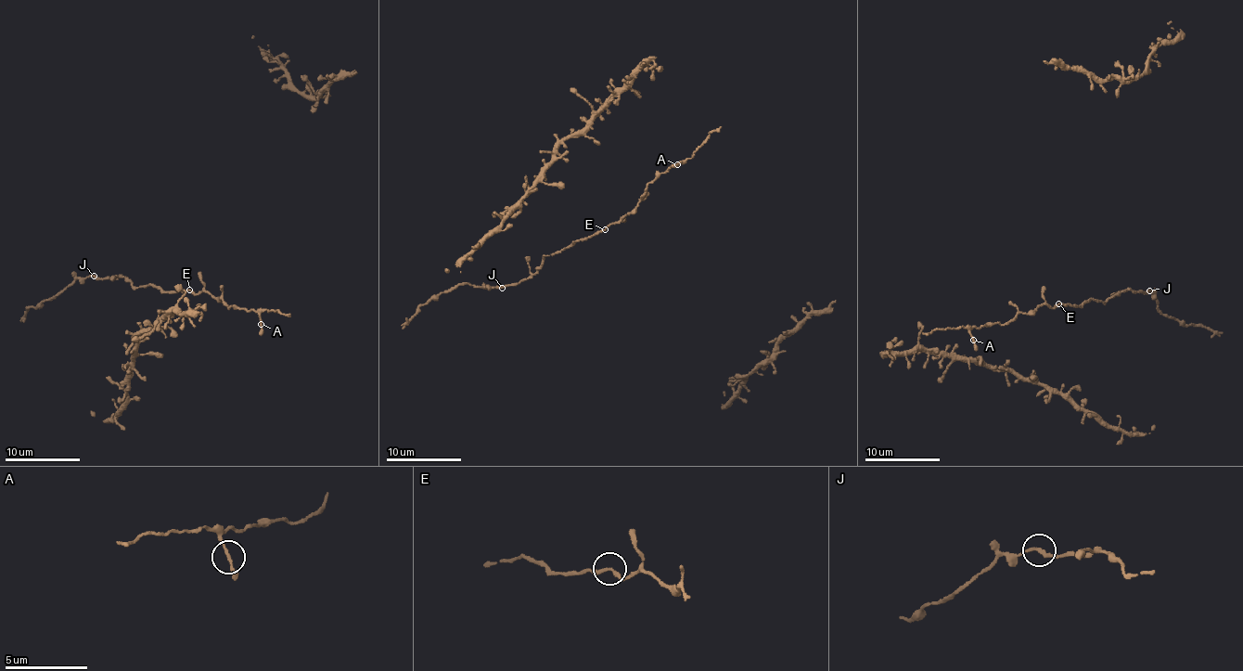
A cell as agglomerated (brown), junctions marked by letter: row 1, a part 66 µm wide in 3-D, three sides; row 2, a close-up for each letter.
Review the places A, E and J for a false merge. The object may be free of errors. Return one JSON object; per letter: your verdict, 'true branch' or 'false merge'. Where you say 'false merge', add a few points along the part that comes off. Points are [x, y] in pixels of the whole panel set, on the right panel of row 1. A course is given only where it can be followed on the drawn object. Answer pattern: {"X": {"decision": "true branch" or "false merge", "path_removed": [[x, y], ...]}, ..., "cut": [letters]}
{"A": {"decision": "true branch"}, "E": {"decision": "true branch"}, "J": {"decision": "true branch"}, "cut": []}

